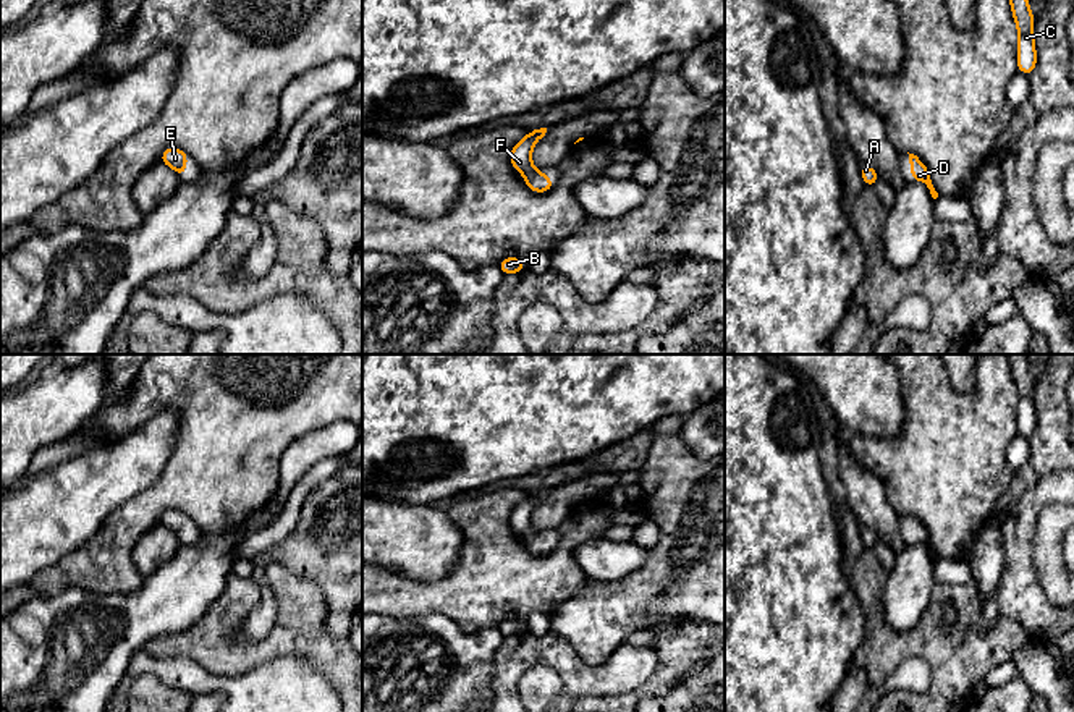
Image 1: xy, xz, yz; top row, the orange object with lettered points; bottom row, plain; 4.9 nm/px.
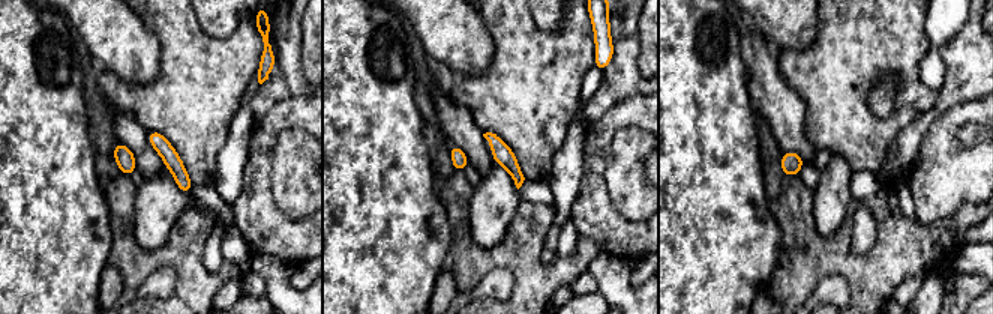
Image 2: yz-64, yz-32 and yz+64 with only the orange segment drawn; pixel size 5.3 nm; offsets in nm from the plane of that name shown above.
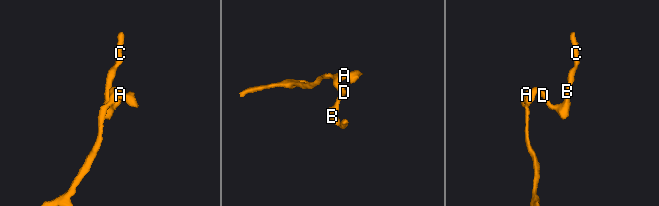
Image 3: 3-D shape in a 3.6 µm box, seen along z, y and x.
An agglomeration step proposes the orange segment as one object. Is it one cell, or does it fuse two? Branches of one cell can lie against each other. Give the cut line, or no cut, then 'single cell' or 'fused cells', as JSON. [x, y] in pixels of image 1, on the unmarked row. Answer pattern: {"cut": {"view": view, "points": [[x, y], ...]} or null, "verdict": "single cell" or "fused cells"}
{"cut": null, "verdict": "single cell"}

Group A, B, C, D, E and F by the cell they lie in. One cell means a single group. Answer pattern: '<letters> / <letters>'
A B C D E F

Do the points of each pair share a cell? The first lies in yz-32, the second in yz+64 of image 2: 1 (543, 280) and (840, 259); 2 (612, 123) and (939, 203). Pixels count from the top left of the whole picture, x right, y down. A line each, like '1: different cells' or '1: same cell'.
1: same cell
2: same cell

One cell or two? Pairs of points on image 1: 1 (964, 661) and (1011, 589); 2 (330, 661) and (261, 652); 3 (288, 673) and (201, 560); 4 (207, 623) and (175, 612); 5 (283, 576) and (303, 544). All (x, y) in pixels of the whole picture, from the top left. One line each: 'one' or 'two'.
1: two
2: one
3: two
4: two
5: two

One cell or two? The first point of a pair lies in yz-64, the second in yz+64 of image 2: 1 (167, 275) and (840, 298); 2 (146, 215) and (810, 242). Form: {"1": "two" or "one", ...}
{"1": "one", "2": "two"}

